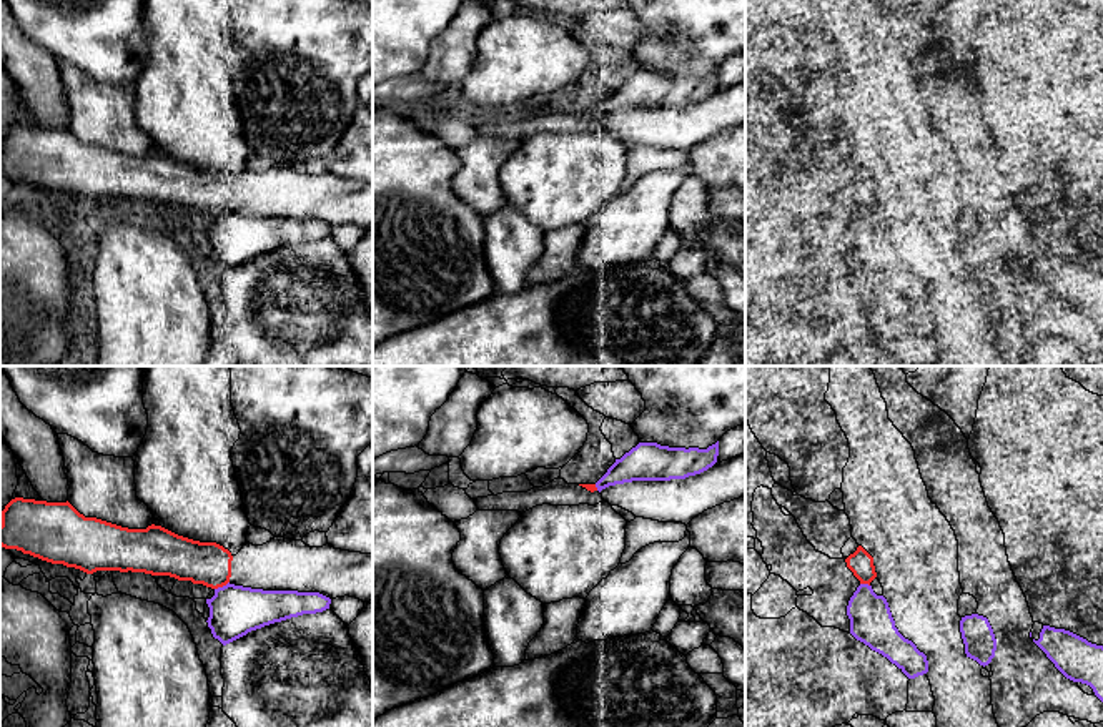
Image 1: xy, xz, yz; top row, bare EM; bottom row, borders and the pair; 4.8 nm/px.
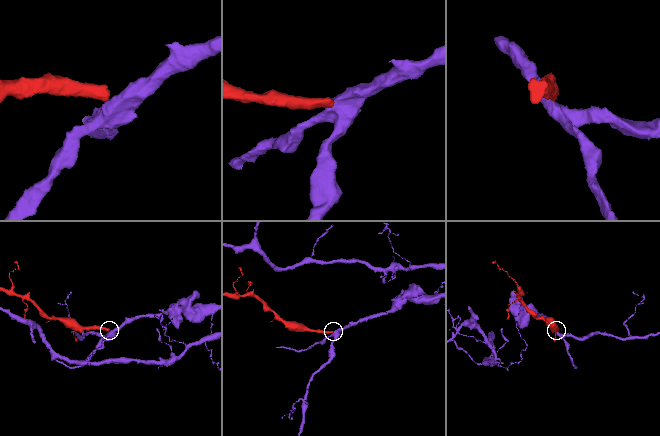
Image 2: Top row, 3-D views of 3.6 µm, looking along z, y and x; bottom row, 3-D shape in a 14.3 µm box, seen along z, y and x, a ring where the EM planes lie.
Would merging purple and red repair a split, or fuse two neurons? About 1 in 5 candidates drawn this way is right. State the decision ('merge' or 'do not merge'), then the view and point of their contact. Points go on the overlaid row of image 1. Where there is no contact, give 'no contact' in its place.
do not merge | xy (223, 586)

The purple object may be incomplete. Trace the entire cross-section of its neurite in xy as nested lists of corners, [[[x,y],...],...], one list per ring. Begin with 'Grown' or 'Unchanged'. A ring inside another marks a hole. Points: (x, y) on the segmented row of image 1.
Unchanged. [[[228,582],[226,586],[215,589],[215,596],[206,599],[206,604],[210,607],[208,627],[211,629],[213,637],[226,645],[265,626],[303,614],[323,612],[329,609],[331,599],[319,592],[263,591]]]

